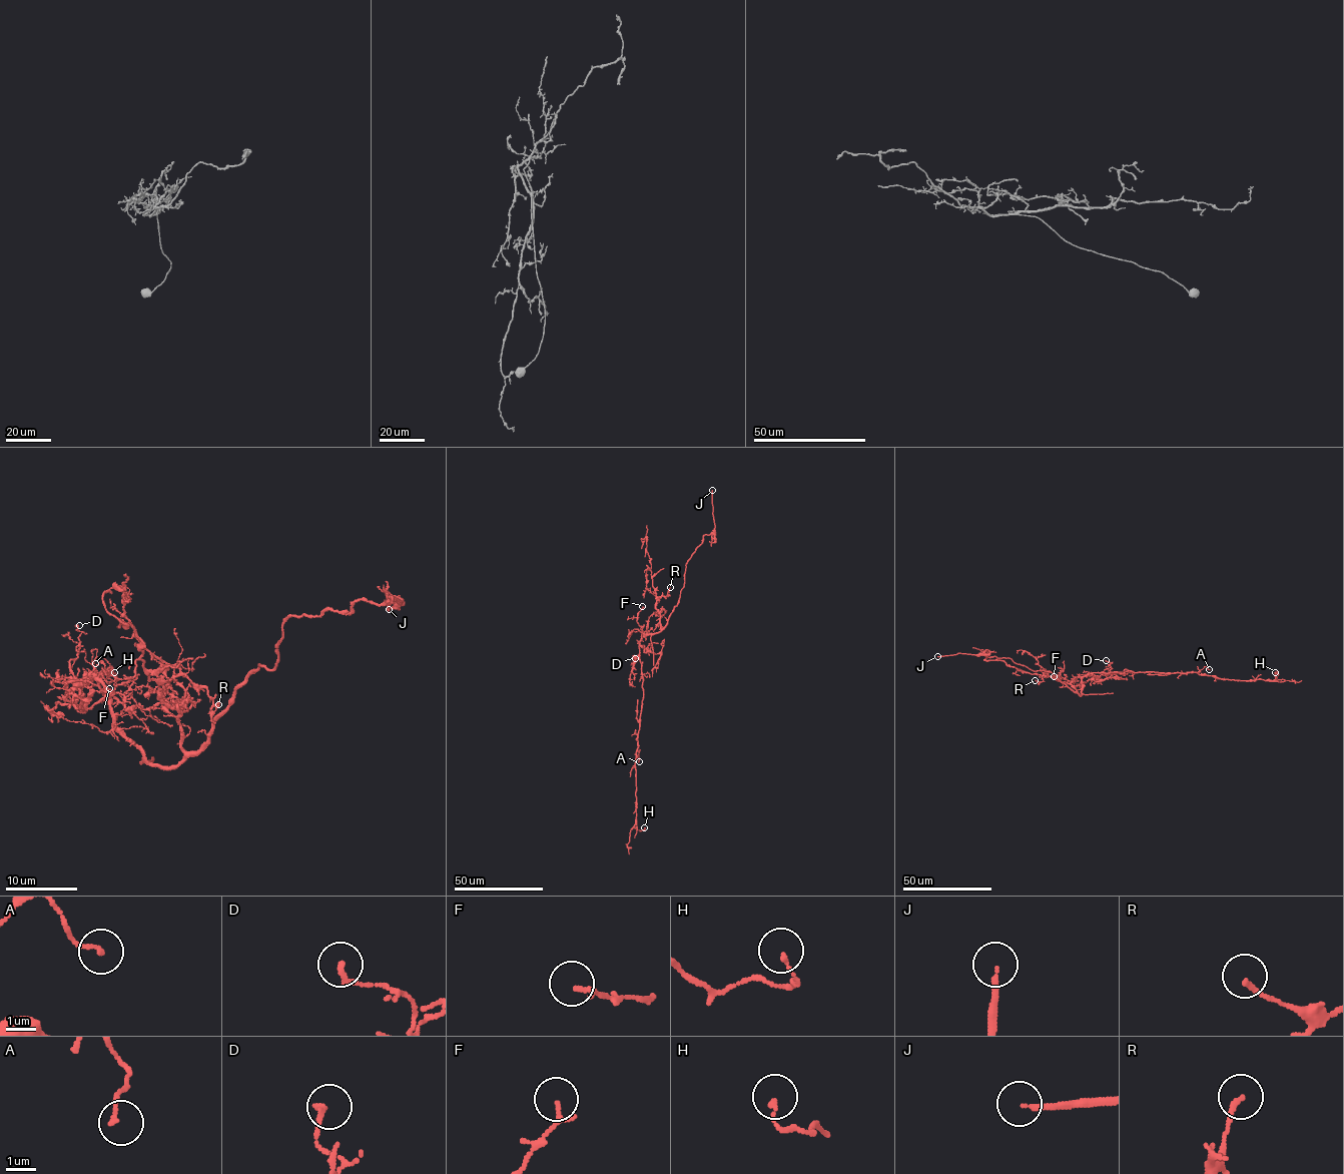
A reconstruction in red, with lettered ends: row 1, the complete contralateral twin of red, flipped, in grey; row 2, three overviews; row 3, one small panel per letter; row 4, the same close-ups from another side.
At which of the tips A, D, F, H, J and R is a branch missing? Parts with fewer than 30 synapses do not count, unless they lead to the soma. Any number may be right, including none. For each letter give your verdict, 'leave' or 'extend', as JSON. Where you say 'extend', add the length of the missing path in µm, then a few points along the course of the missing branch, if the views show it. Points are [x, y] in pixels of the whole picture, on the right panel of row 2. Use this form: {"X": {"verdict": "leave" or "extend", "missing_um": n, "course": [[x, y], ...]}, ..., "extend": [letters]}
{"A": {"verdict": "leave"}, "D": {"verdict": "leave"}, "F": {"verdict": "leave"}, "H": {"verdict": "leave"}, "J": {"verdict": "leave"}, "R": {"verdict": "leave"}, "extend": []}

